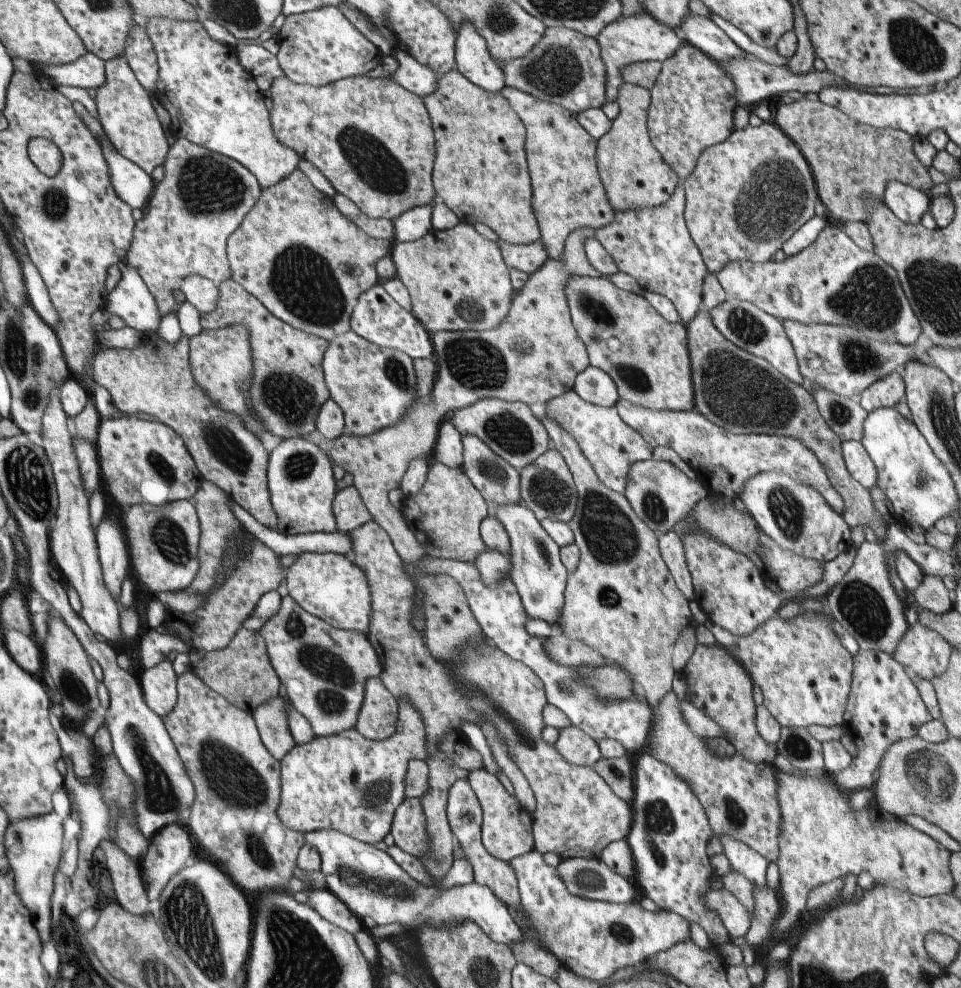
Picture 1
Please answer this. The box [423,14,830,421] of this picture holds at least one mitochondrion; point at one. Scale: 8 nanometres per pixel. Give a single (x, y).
(773, 200)

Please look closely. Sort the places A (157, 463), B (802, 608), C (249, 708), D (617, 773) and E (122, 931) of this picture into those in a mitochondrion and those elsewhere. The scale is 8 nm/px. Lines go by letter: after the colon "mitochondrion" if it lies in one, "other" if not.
A: mitochondrion
B: other
C: other
D: mitochondrion
E: other

